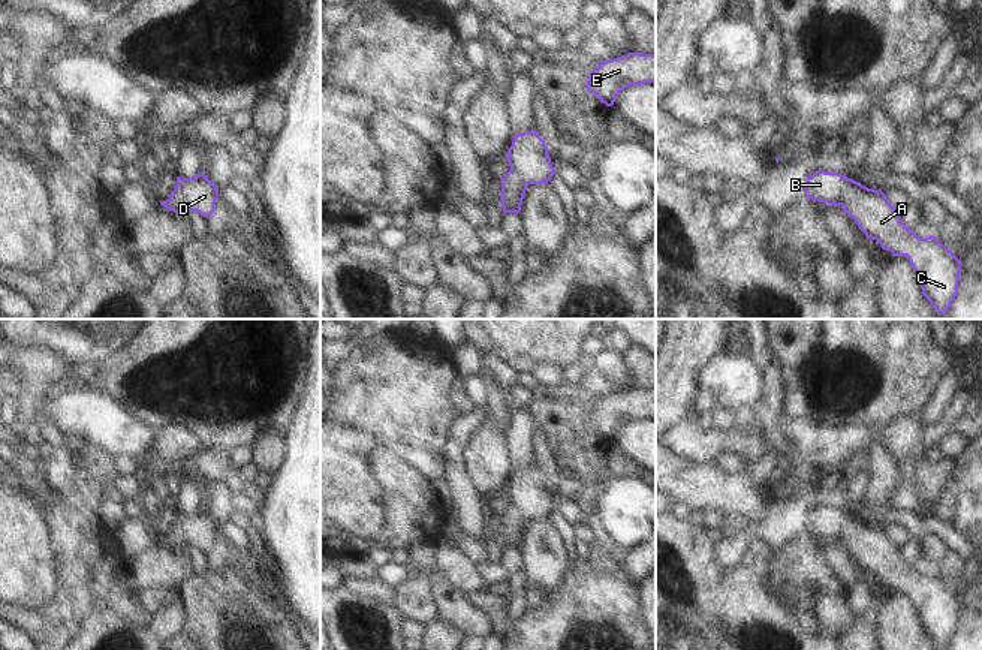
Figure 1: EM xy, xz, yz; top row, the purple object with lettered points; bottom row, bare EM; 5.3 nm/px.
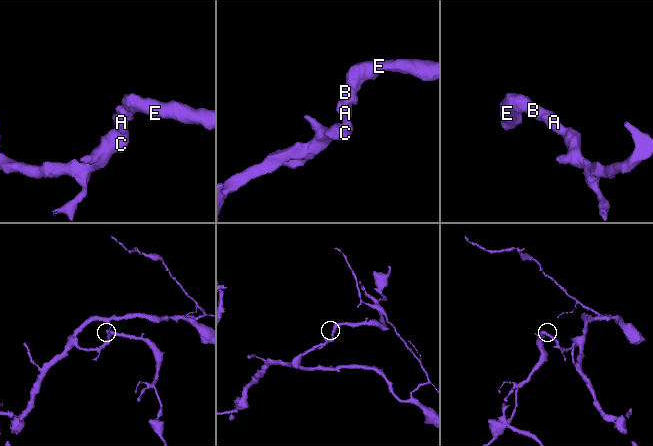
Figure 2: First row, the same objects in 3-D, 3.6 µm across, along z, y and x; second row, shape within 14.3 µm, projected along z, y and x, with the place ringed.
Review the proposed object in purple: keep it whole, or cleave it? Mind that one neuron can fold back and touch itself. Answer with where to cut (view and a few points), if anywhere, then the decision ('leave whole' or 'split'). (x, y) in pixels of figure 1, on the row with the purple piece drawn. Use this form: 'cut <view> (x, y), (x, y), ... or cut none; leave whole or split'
cut none; leave whole

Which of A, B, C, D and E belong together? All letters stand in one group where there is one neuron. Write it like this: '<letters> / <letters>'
A B C D E

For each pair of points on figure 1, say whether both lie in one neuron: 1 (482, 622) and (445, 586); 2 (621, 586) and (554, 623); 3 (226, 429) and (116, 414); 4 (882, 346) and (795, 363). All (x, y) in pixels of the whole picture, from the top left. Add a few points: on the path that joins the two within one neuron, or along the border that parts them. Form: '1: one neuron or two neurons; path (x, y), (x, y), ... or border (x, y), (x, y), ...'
1: one neuron; path (470, 619), (446, 598)
2: one neuron; path (605, 602), (593, 614), (574, 614), (571, 617)
3: two neurons; border (110, 394), (159, 430)
4: one neuron; path (859, 346), (852, 342), (816, 342)

